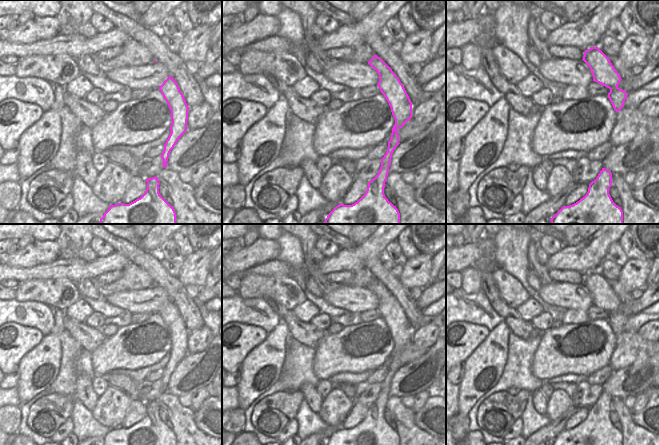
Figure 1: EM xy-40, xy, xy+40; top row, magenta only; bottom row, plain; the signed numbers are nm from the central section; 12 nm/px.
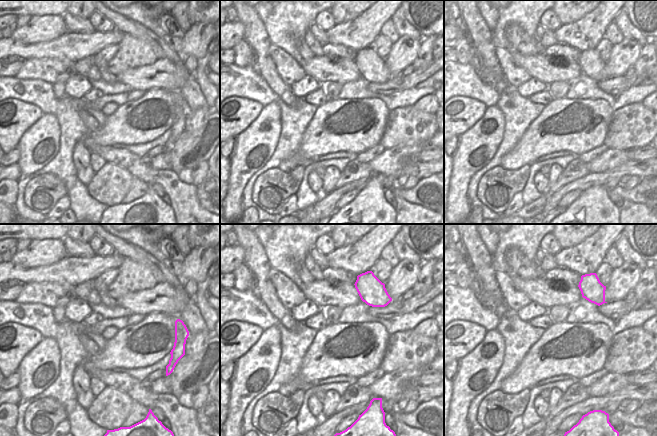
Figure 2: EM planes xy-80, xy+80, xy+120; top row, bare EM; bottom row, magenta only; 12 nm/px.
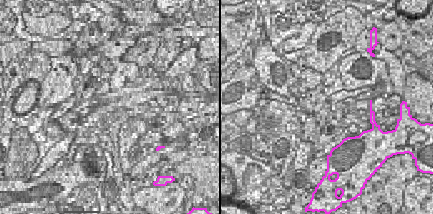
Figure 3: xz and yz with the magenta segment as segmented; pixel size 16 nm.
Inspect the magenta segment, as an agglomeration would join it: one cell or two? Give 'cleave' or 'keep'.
keep

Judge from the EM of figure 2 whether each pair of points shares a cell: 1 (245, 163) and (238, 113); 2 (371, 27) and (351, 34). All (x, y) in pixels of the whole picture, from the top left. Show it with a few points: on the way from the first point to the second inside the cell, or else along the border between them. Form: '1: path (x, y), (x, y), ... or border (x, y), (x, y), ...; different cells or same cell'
1: border (258, 116), (236, 136); different cells
2: path (366, 27), (356, 34); same cell

